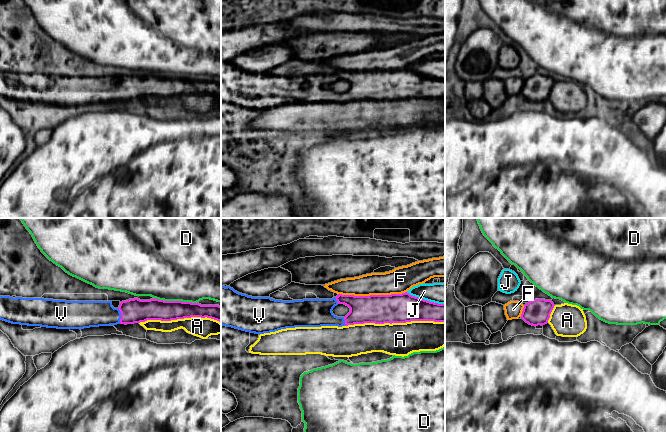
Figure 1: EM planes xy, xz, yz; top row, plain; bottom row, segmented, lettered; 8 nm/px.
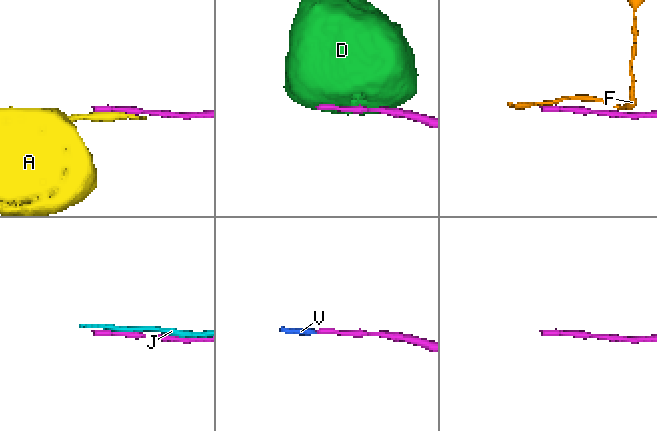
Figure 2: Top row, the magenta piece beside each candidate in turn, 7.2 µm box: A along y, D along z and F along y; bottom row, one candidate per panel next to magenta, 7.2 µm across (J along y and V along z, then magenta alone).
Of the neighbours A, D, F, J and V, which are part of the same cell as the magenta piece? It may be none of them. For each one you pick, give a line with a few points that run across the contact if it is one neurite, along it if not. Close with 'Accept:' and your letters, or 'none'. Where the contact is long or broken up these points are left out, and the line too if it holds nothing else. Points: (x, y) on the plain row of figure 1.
V: line xy (135, 86), (121, 92), (90, 89)
Accept: V

